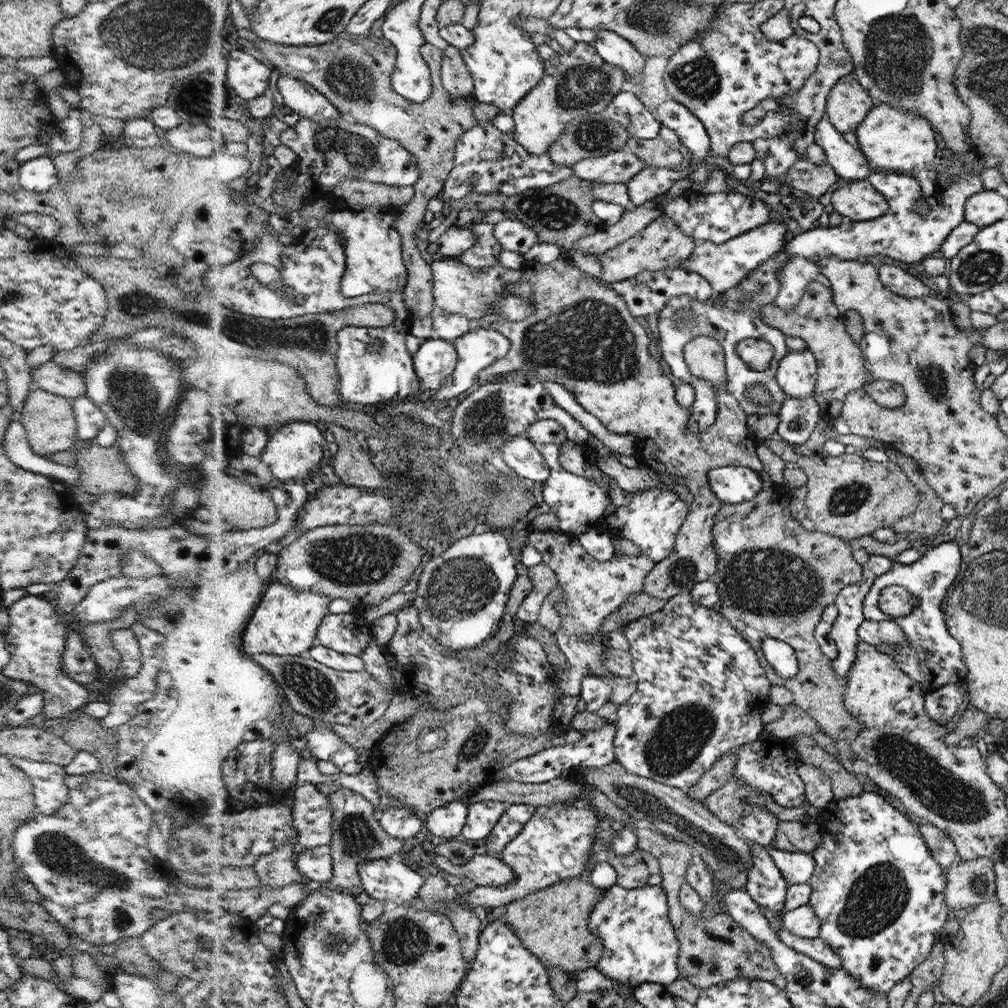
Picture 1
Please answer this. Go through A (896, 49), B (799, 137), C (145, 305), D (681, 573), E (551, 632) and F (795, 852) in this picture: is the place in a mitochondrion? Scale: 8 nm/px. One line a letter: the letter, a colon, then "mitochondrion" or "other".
A: mitochondrion
B: mitochondrion
C: mitochondrion
D: mitochondrion
E: other
F: other

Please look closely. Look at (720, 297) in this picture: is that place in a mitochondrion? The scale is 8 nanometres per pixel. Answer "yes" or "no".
no

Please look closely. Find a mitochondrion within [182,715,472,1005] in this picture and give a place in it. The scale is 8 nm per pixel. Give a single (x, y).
(403, 942)

